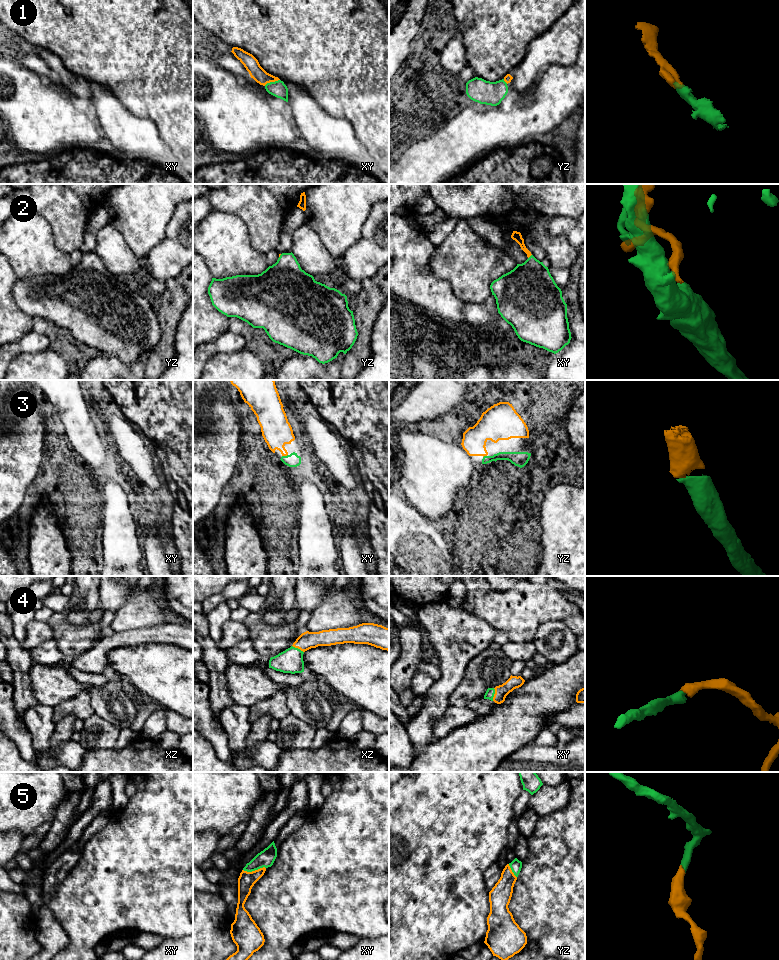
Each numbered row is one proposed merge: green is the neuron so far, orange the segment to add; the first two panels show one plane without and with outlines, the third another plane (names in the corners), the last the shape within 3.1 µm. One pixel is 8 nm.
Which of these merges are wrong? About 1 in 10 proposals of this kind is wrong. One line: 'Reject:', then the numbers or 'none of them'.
Reject: none of them

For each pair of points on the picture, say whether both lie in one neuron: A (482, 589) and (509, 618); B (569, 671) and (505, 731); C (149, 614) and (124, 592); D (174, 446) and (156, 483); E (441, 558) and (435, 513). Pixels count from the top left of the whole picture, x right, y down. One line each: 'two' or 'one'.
A: one
B: one
C: one
D: two
E: two

